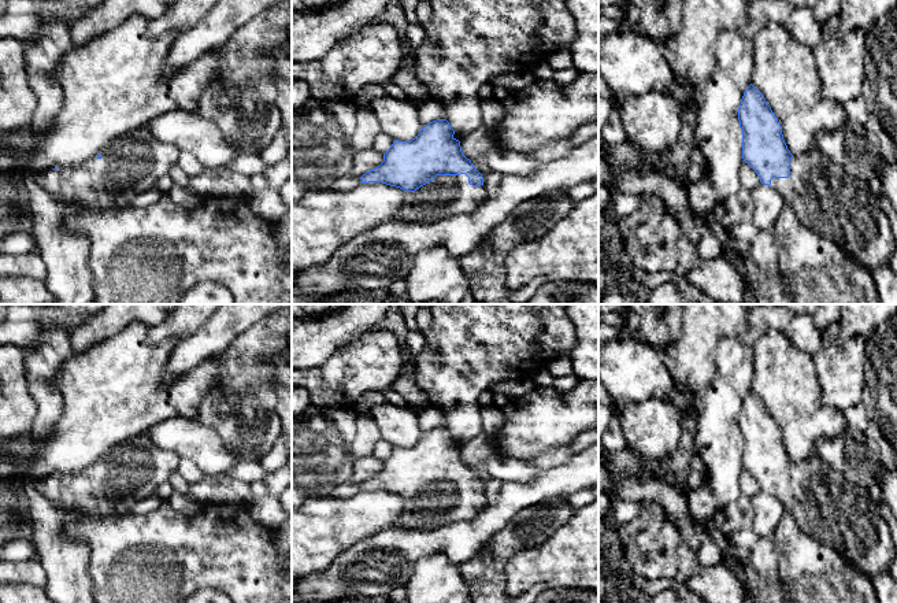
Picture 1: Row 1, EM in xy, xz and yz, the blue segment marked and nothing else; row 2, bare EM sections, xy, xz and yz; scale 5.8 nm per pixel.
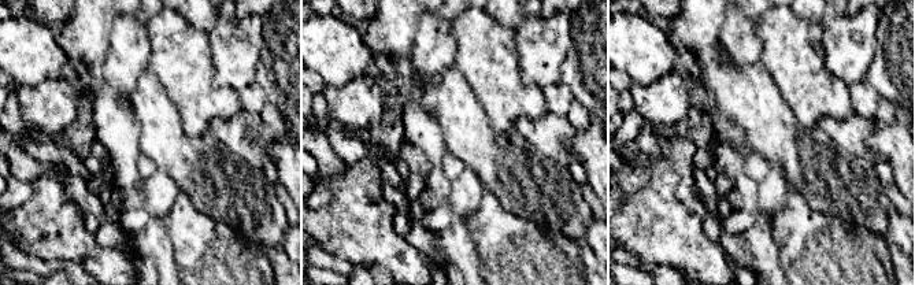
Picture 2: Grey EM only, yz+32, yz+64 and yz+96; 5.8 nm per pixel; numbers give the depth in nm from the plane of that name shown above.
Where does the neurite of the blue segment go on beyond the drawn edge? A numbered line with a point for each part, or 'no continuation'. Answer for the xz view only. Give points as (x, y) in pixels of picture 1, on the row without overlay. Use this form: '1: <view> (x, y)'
1: xz (447, 502)

